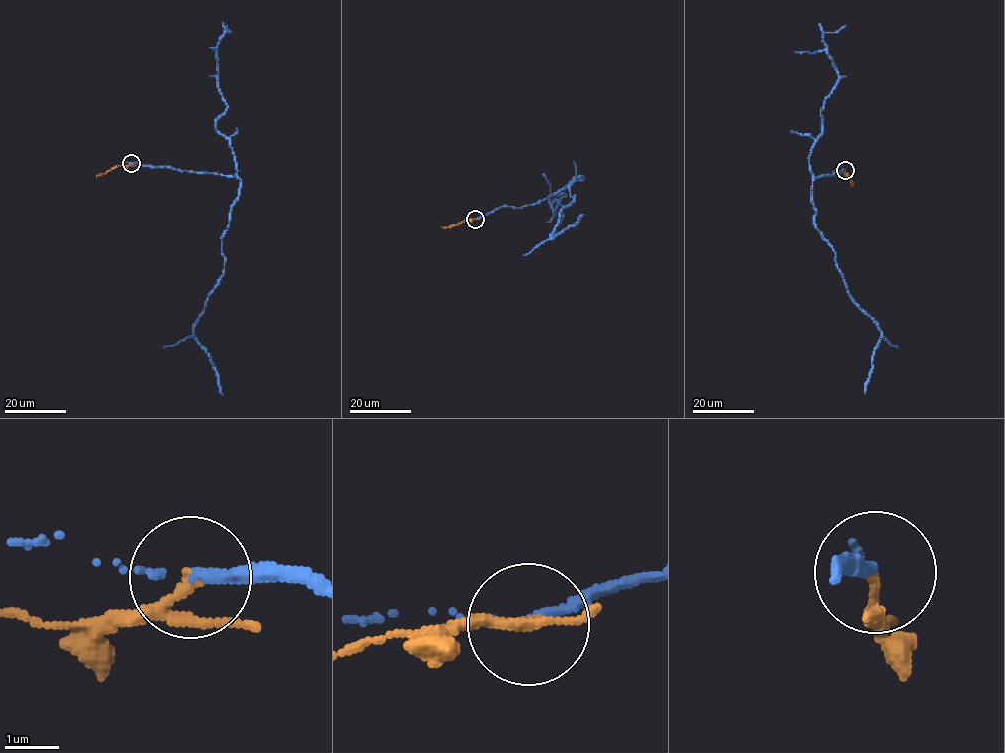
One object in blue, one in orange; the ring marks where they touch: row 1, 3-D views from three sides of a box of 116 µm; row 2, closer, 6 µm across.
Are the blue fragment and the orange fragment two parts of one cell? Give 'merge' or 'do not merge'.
do not merge

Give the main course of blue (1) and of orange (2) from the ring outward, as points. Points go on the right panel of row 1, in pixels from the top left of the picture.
1: (845, 170), (813, 179), (811, 202), (816, 211), (815, 227), (835, 253), (850, 297), (881, 331), (864, 393)
2: (845, 170), (852, 185)

